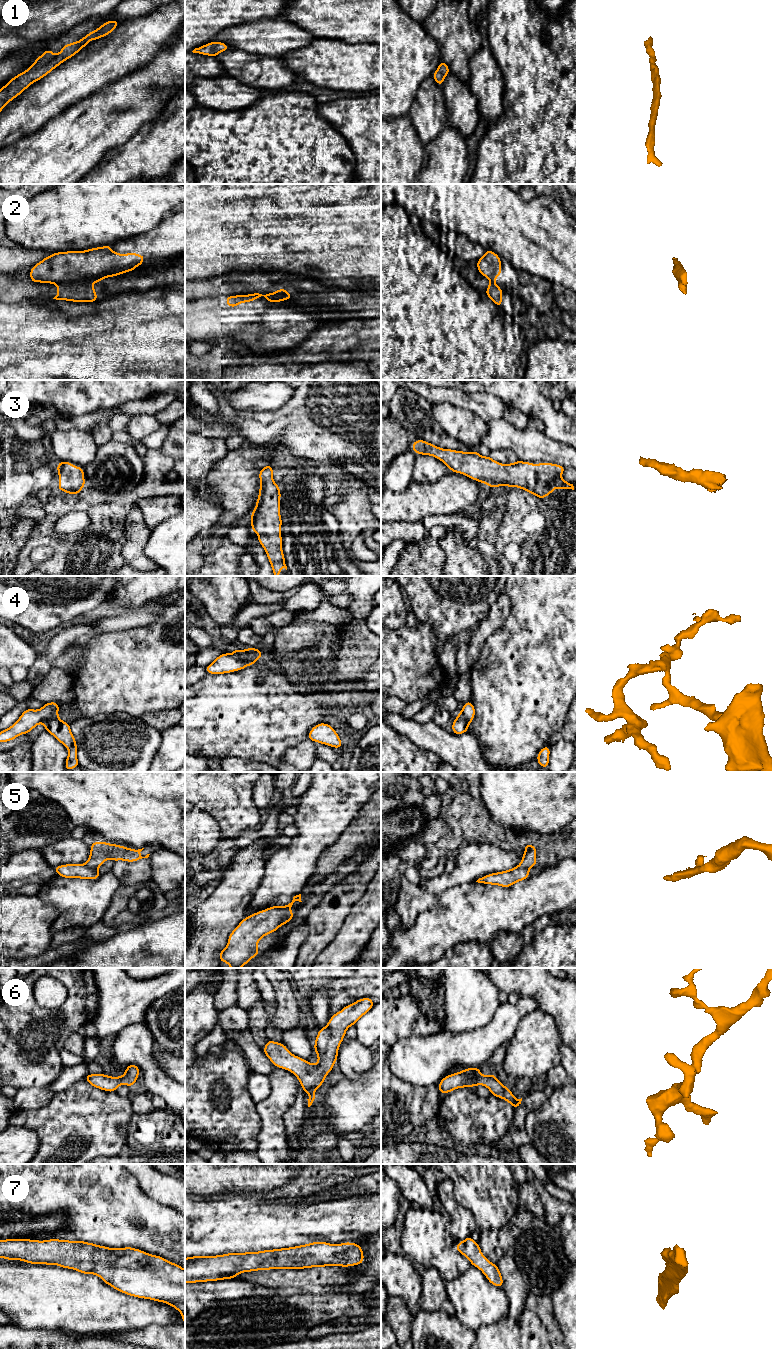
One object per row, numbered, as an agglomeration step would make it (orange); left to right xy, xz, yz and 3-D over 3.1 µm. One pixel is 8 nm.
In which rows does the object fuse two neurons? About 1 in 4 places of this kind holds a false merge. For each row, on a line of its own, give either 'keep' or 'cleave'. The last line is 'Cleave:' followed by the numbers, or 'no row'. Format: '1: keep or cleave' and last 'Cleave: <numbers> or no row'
1: keep
2: cleave
3: keep
4: cleave
5: cleave
6: keep
7: keep
Cleave: 2, 4, 5

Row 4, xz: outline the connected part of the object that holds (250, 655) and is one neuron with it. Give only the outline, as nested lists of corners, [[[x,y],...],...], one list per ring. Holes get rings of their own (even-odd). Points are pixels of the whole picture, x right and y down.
[[[234,648],[234,652],[238,658],[246,661],[249,665],[254,665],[256,660],[263,657],[262,652],[258,648],[246,648],[245,650],[239,650]]]

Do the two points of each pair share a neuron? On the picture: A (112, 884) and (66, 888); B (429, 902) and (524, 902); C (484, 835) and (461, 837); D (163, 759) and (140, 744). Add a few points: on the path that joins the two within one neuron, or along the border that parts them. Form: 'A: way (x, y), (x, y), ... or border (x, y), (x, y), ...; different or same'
A: way (101, 888), (77, 888); same
B: border (438, 895), (435, 906), (417, 915); different
C: way (478, 835), (467, 835); same
D: border (161, 731), (161, 744), (151, 761); different

